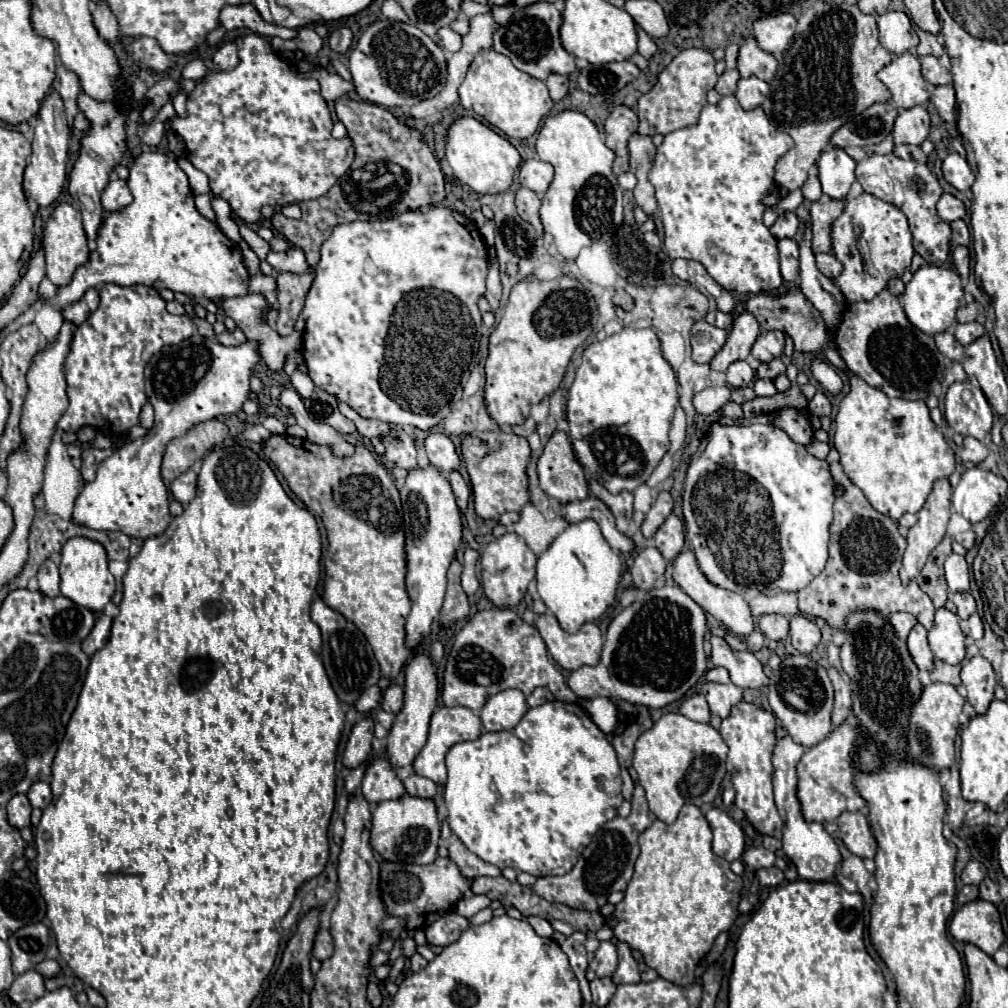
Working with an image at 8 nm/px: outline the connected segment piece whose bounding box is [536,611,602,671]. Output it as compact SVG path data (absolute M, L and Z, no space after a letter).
M548 611L538 617L536 629L562 669L576 671L582 665L596 665L600 661L602 633L594 623L586 623L578 633L566 633L558 625L558 619Z

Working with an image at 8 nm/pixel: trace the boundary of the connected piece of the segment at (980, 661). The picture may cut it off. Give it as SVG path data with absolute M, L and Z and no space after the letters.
M972 657L962 665L962 683L968 689L968 703L976 715L984 715L994 699L996 673L984 657Z

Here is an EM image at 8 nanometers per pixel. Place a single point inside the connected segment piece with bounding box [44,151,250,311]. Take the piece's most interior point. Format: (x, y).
(160, 240)

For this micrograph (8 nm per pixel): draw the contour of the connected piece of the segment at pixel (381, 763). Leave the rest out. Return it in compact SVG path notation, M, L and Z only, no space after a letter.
M372 757L364 769L364 779L360 793L368 803L380 803L386 799L396 799L404 795L404 785L398 779L396 769L386 757Z

